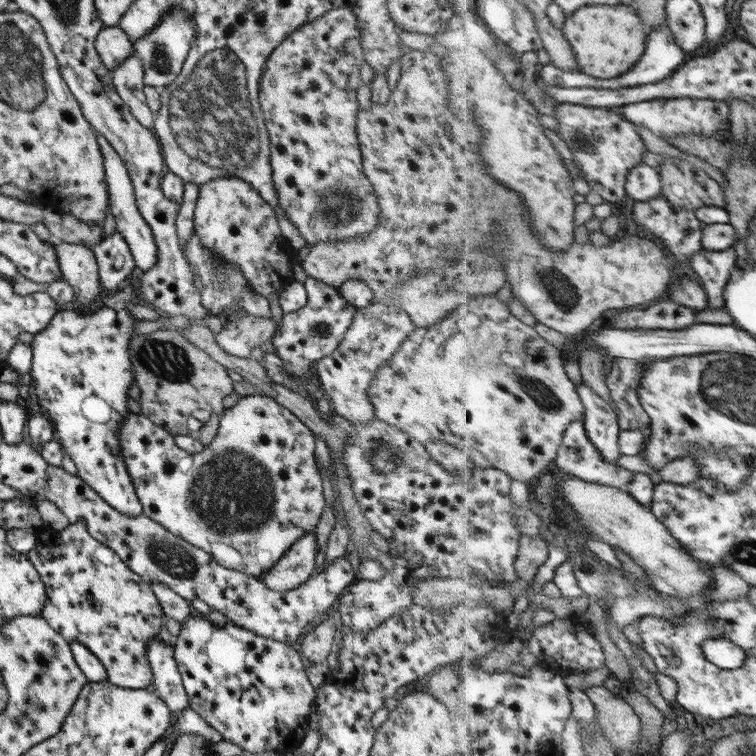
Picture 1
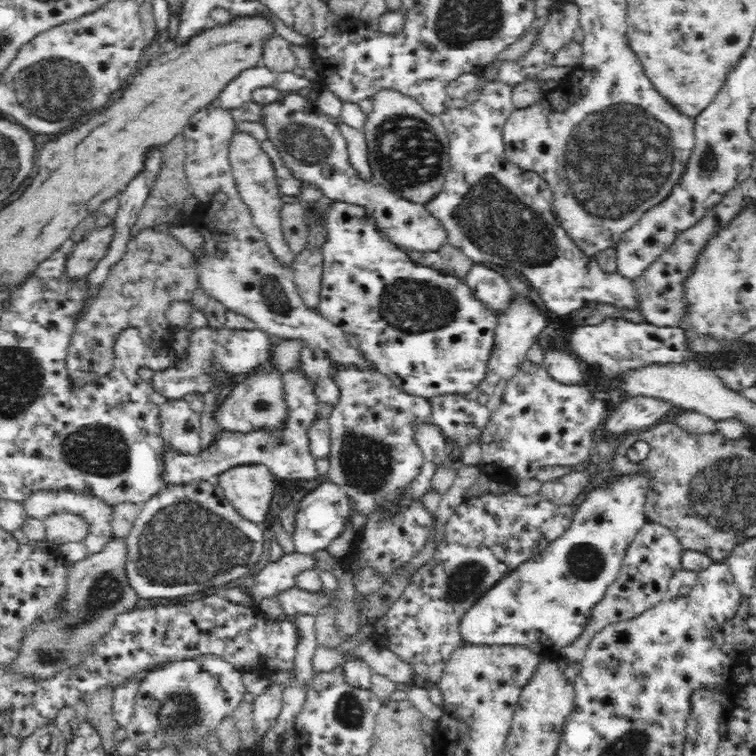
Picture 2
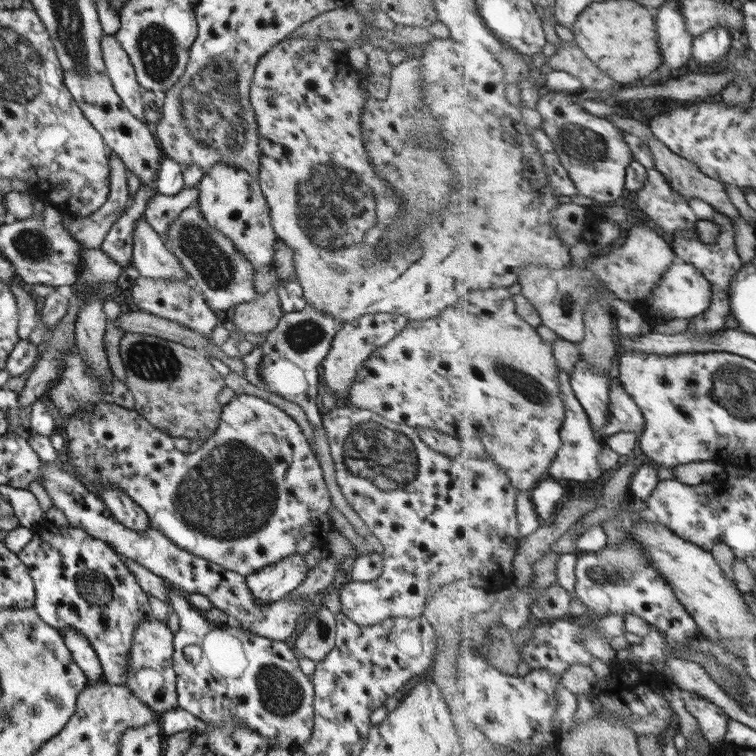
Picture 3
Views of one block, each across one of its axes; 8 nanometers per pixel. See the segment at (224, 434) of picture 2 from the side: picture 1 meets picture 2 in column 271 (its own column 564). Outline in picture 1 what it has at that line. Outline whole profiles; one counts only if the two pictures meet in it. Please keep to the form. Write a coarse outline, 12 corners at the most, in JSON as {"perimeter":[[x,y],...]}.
{"perimeter":[[568,426],[555,466],[627,491],[635,472],[609,464],[585,430]]}

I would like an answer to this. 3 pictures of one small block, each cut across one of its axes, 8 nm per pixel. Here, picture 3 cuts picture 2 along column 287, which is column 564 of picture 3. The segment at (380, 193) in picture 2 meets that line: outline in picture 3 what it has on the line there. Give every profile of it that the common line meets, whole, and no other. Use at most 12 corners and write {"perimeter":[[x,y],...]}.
{"perimeter":[[567,93],[539,98],[579,194],[613,204],[633,152]]}

